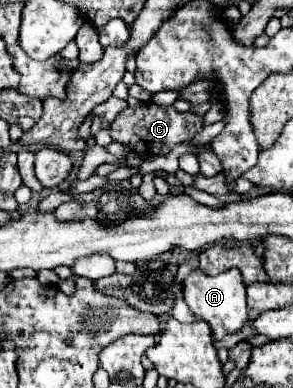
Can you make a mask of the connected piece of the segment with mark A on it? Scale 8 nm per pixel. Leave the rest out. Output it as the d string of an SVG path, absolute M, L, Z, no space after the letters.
M195 269L183 281L183 293L185 293L185 303L189 305L195 319L207 321L217 341L223 339L223 335L239 331L243 323L247 321L247 295L245 295L245 285L241 279L241 271L237 269L229 269L215 277L209 277L201 269Z

